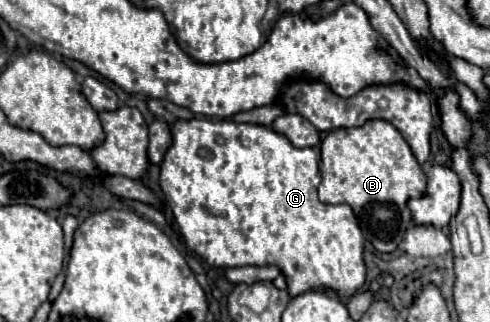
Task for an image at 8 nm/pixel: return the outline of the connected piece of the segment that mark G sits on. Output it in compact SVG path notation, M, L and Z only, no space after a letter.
M191 119L191 121L177 121L171 129L173 133L173 145L169 147L163 163L161 163L161 189L165 193L165 203L171 207L175 223L179 227L179 233L185 239L185 245L203 257L213 267L241 267L241 265L275 265L279 267L281 275L287 281L287 293L291 297L297 297L309 289L327 287L335 291L339 297L351 297L355 291L365 283L367 267L363 261L363 249L365 249L365 237L359 229L359 223L353 215L353 209L349 205L325 205L317 199L317 187L321 183L319 177L319 151L313 147L297 149L291 145L289 139L275 133L271 127L263 125L251 125L251 123L235 123L235 121L217 121L217 119Z

